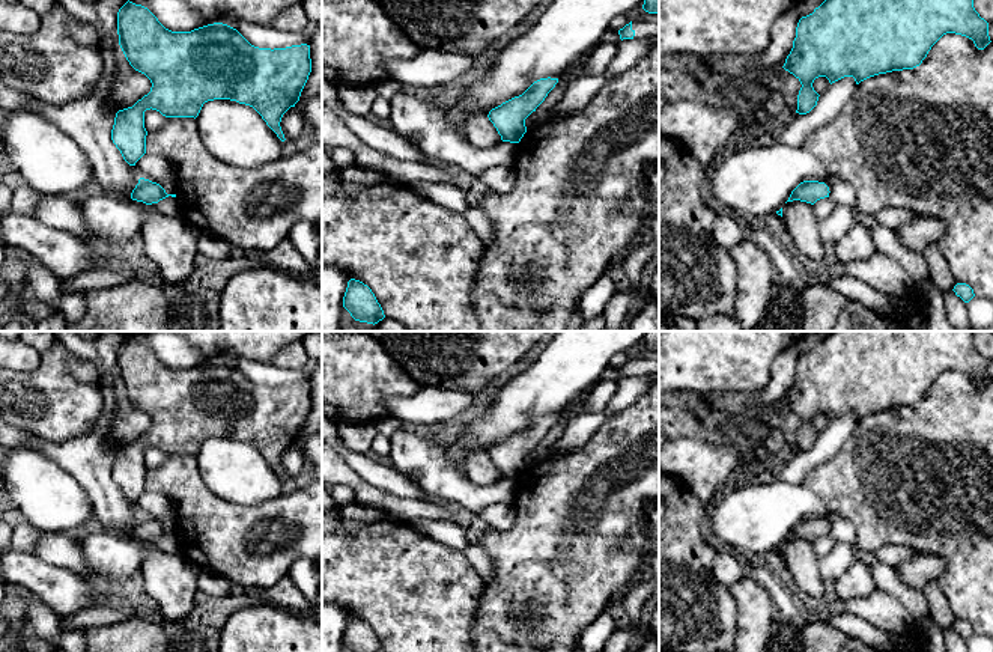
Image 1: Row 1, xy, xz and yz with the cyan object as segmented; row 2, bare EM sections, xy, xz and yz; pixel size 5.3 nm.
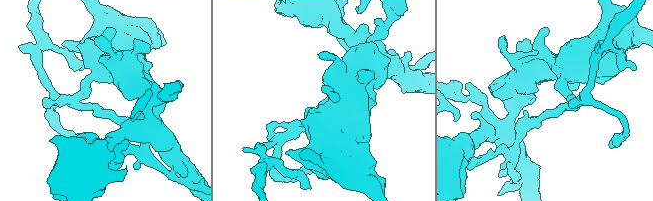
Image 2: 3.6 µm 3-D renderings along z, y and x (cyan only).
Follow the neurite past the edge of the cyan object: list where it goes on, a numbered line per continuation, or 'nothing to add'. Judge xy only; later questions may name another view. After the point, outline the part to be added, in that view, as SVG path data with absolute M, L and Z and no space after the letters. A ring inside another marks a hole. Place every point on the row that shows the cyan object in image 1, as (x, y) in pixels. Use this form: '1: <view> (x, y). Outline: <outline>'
nothing to add

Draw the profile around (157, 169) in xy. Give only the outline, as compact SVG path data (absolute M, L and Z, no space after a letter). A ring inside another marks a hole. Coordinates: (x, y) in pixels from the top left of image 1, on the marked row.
M144 154L134 169L140 178L159 184L167 194L175 194L175 170L162 157Z

